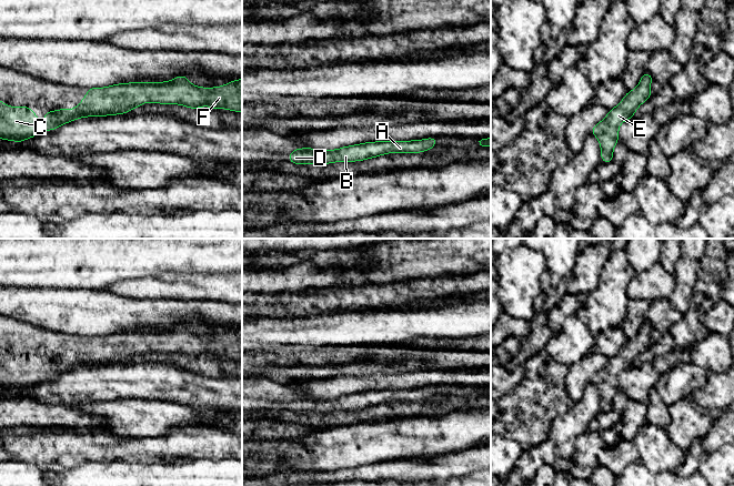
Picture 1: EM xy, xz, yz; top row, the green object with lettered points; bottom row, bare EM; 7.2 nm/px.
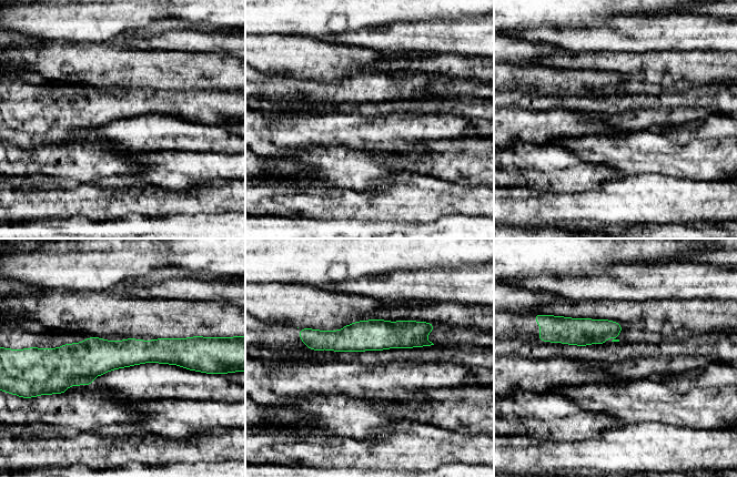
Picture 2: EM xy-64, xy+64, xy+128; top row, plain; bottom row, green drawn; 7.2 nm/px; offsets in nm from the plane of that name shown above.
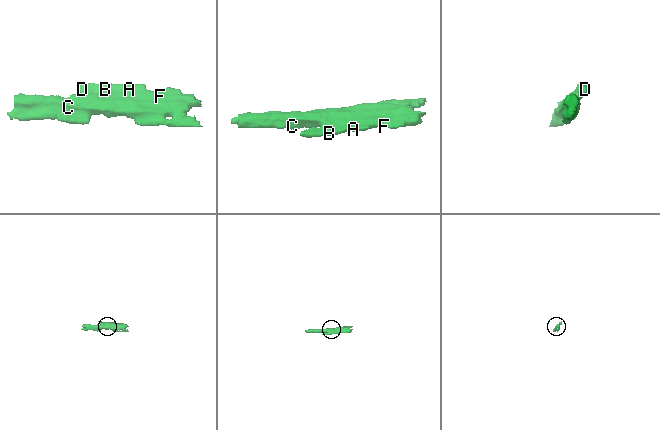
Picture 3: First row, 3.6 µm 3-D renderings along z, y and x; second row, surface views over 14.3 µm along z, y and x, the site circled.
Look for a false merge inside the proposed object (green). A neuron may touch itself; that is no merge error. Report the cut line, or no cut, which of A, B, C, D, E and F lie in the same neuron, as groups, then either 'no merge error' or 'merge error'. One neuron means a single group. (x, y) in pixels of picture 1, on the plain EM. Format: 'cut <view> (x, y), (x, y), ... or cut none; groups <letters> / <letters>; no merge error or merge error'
cut none; groups A B C D E F; no merge error

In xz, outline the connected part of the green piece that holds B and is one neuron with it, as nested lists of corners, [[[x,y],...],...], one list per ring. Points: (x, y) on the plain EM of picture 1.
[[[438,386],[413,389],[378,389],[343,395],[338,398],[296,397],[290,401],[289,409],[295,413],[328,413],[333,411],[353,411],[398,402],[420,402],[436,394]]]

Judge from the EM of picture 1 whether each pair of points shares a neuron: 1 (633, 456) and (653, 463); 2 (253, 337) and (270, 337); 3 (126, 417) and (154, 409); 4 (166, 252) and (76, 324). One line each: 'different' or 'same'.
1: same
2: same
3: same
4: different

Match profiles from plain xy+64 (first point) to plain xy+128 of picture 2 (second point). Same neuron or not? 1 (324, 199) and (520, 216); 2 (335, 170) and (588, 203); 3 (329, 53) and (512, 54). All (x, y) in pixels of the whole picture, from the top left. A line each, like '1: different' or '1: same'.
1: same
2: different
3: same

